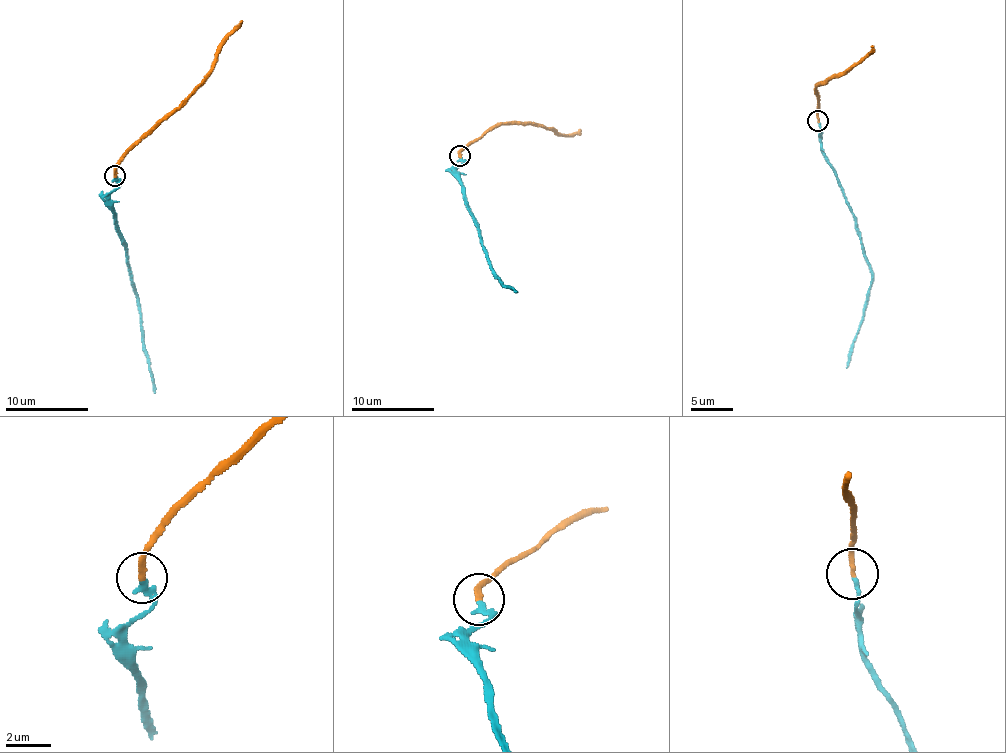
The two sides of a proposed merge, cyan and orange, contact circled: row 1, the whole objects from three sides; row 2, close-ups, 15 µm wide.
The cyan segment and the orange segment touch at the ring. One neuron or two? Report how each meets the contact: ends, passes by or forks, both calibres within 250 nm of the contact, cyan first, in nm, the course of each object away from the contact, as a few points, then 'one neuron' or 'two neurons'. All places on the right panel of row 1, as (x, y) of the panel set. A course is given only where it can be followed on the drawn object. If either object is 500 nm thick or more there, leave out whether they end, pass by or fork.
cyan ends | orange ends | 240/220 nm | cyan via (818, 122), (822, 153), (835, 172), (854, 219), (863, 256), (872, 274), (862, 325), (846, 367) | orange via (818, 120), (817, 86), (869, 54), (874, 46) | one neuron

